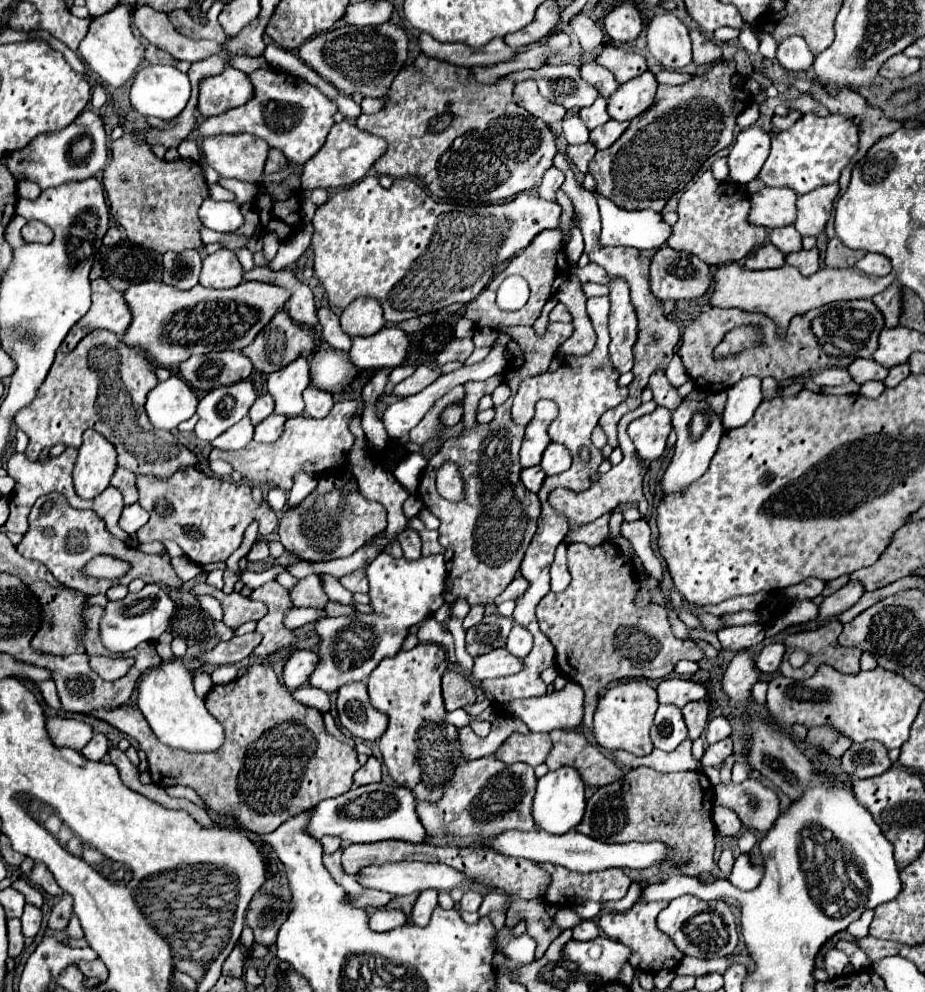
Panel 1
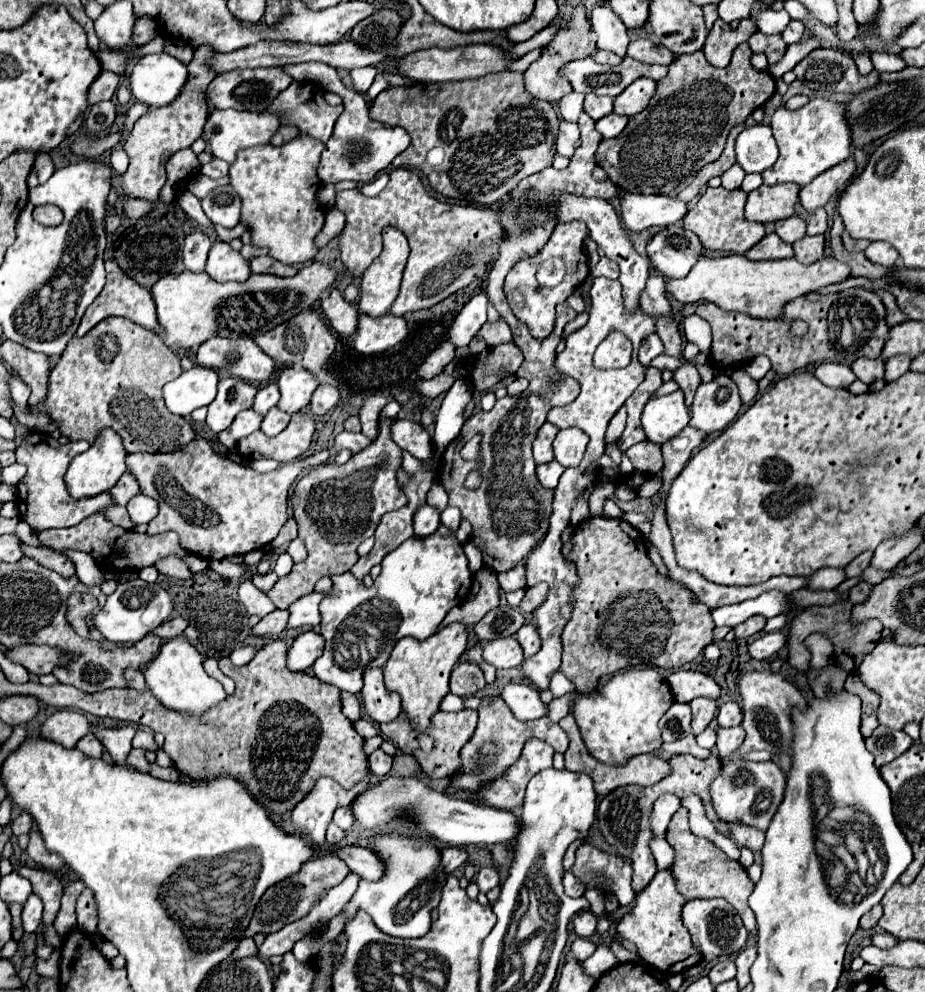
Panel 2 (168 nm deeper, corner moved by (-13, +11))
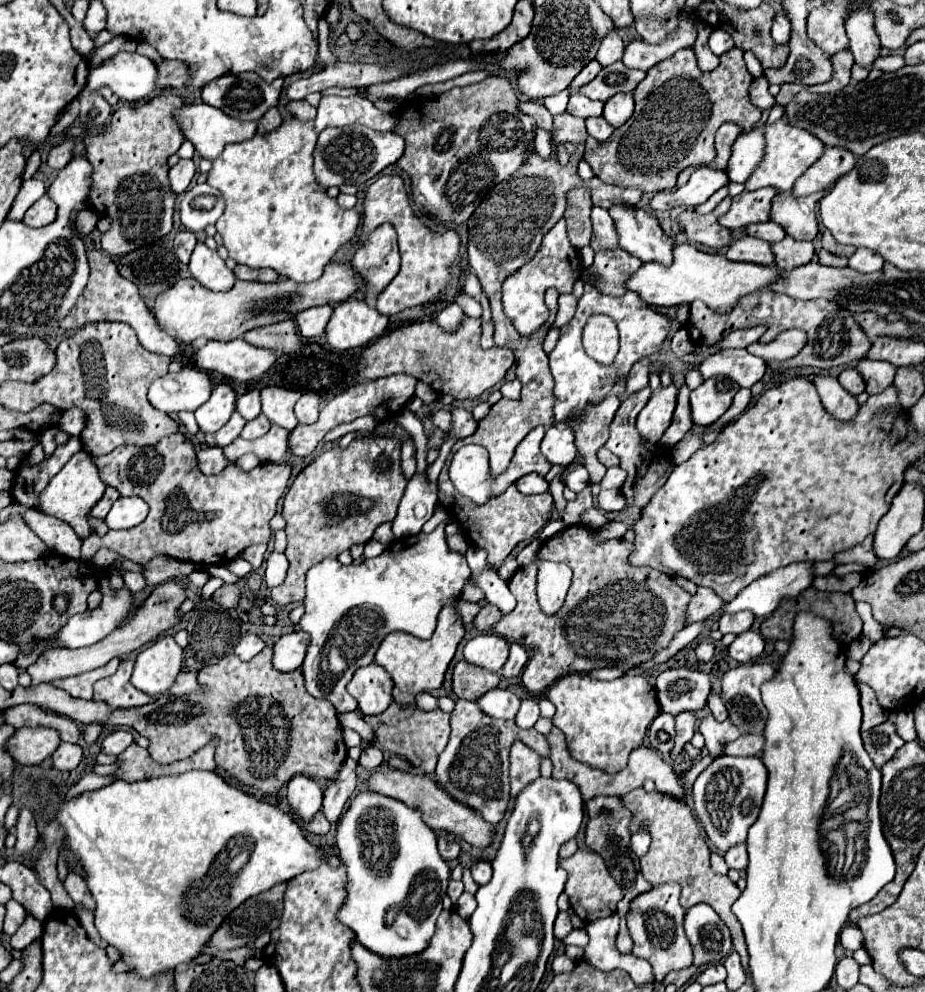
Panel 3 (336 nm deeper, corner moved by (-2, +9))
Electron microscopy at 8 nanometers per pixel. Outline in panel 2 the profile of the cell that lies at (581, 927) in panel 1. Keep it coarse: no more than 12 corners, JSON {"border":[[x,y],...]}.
{"border":[[587,910],[573,918],[577,936],[597,932],[597,916]]}

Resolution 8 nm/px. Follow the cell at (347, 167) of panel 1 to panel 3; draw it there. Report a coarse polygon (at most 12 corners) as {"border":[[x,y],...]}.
{"border":[[366,126],[324,128],[322,186],[364,184],[404,154],[404,138]]}

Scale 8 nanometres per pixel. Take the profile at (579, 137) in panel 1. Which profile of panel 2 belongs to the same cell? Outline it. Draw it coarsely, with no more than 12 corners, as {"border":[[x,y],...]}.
{"border":[[571,92],[559,100],[561,116],[577,122],[583,112],[583,94]]}

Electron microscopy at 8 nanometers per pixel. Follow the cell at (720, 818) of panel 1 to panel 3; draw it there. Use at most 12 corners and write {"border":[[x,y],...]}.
{"border":[[746,844],[734,846],[724,854],[728,868],[746,870]]}

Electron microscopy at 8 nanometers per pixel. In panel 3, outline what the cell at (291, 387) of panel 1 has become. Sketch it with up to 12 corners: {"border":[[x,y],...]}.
{"border":[[262,388],[262,414],[292,432],[298,390]]}

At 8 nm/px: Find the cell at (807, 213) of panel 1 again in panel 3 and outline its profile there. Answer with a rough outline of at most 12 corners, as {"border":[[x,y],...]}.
{"border":[[826,146],[794,184],[796,196],[828,188],[856,166],[844,148]]}

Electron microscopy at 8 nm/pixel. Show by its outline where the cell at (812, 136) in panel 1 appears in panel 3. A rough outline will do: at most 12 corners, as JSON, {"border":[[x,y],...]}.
{"border":[[784,118],[764,132],[764,158],[746,190],[794,182],[824,144]]}

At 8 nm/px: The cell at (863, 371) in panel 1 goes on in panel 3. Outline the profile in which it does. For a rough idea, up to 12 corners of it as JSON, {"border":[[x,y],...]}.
{"border":[[854,368],[838,376],[852,396],[864,392],[864,380]]}

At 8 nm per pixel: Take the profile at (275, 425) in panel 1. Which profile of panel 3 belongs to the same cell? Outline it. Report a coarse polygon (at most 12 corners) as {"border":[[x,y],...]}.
{"border":[[264,414],[246,422],[244,440],[264,436],[270,428]]}

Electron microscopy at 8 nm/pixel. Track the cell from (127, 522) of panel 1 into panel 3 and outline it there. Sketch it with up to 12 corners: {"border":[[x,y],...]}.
{"border":[[138,496],[118,498],[104,522],[128,530],[144,522],[148,504]]}

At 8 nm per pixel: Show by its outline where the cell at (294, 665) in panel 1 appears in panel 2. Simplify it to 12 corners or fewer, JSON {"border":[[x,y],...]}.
{"border":[[309,630],[287,654],[291,672],[305,672],[323,654],[323,636]]}

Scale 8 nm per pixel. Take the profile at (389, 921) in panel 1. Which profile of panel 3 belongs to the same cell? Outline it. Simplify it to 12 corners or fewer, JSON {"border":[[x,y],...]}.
{"border":[[376,792],[336,828],[358,942],[428,948],[450,868],[416,806]]}

